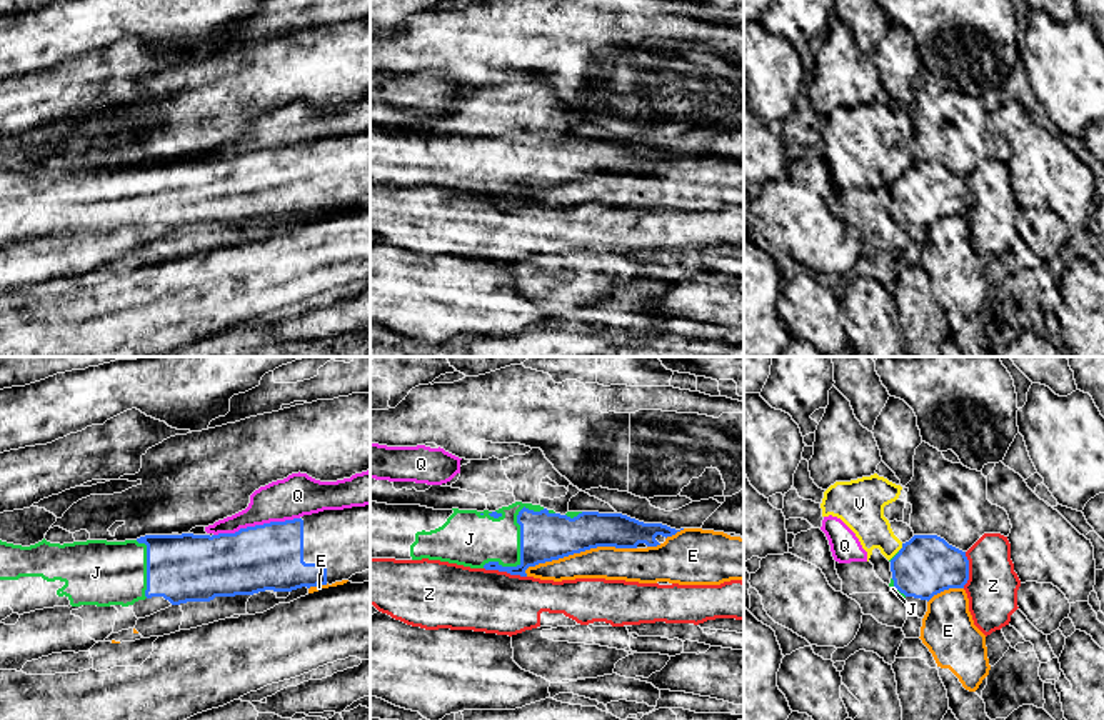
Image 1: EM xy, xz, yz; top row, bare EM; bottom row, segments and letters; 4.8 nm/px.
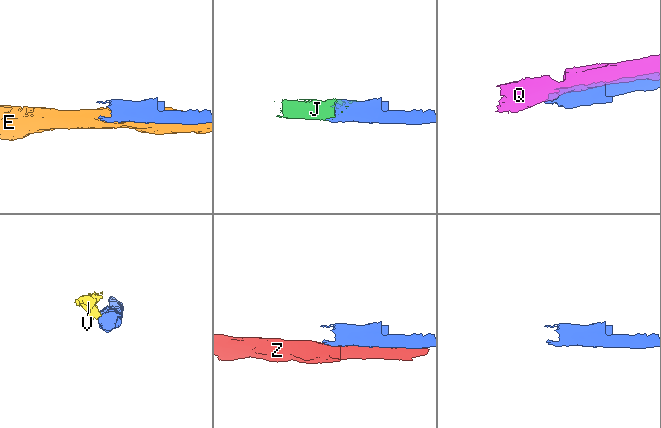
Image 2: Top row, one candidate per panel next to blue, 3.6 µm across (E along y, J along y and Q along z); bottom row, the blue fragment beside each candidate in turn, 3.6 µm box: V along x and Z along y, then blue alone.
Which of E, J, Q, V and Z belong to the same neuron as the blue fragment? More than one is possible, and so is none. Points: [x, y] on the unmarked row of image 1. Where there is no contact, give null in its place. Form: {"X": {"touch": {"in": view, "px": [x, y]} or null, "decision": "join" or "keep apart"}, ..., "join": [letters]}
{"E": {"touch": {"in": "xz", "px": [579, 179]}, "decision": "keep apart"}, "J": {"touch": {"in": "xz", "px": [521, 170]}, "decision": "join"}, "Q": {"touch": {"in": "xy", "px": [255, 152]}, "decision": "keep apart"}, "V": {"touch": {"in": "yz", "px": [903, 174]}, "decision": "keep apart"}, "Z": {"touch": {"in": "xz", "px": [506, 197]}, "decision": "keep apart"}, "join": ["J"]}

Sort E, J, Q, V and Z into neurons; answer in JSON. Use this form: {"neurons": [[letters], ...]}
{"neurons": [["E"], ["J"], ["Q", "V"], ["Z"]]}

